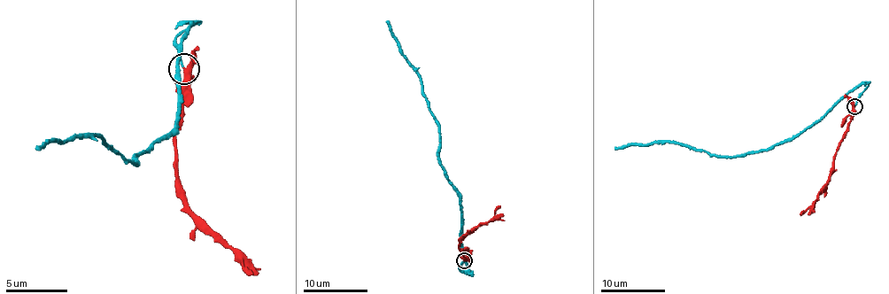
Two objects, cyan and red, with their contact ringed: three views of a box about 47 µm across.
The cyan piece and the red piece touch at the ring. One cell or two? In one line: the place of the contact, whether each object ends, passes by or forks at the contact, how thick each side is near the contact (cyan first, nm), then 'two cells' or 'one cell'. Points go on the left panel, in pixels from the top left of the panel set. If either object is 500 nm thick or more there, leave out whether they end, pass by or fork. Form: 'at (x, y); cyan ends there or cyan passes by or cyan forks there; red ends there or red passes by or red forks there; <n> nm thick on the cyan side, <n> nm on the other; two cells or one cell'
at (183, 68); cyan ends there; red passes by; 140 nm thick on the cyan side, 380 nm on the other; two cells

